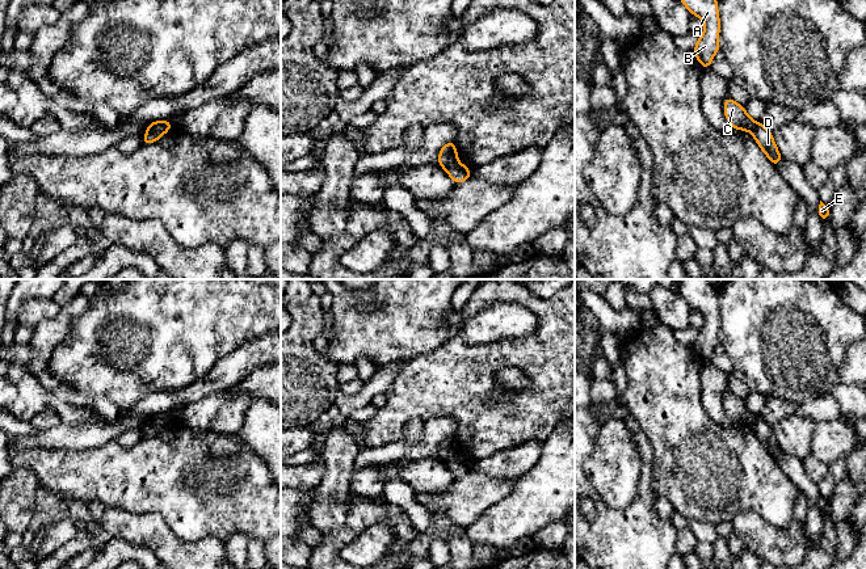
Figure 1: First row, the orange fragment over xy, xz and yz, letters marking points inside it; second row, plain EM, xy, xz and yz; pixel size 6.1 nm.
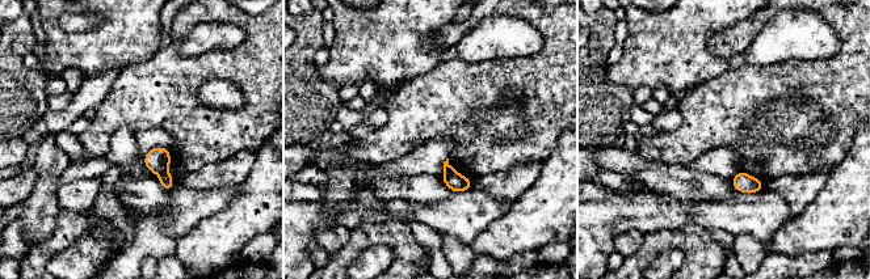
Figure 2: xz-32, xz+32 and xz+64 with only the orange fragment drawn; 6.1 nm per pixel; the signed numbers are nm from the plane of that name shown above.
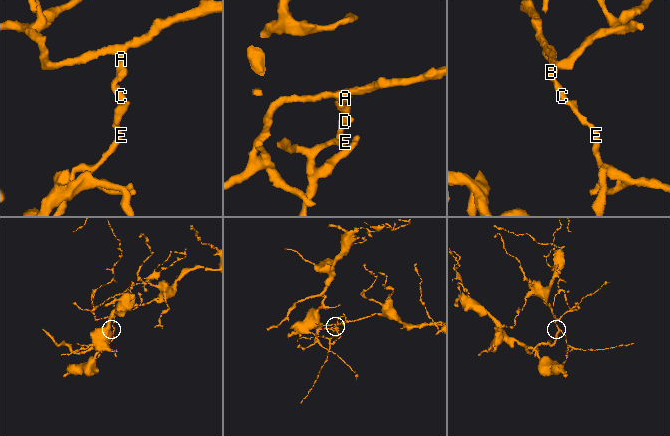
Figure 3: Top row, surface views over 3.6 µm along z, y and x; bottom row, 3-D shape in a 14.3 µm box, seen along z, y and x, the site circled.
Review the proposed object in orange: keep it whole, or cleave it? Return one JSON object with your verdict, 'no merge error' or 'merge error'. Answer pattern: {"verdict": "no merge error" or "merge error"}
{"verdict": "merge error"}

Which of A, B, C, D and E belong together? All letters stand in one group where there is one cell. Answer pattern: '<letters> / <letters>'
A B C / D E

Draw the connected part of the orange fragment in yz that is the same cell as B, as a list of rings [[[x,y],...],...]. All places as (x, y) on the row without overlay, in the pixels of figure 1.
[[[682,279],[678,294],[688,302],[691,309],[703,313],[705,324],[694,341],[694,350],[705,363],[709,363],[714,349],[719,342],[719,304],[718,291],[707,279]]]

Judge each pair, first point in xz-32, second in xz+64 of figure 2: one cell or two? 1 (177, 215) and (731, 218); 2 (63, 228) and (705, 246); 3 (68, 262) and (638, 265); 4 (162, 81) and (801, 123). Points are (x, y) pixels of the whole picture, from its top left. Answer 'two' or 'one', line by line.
1: one
2: one
3: two
4: one

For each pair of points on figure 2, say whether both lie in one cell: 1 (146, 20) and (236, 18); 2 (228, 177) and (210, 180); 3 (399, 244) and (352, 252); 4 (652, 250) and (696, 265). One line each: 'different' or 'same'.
1: different
2: same
3: same
4: same

